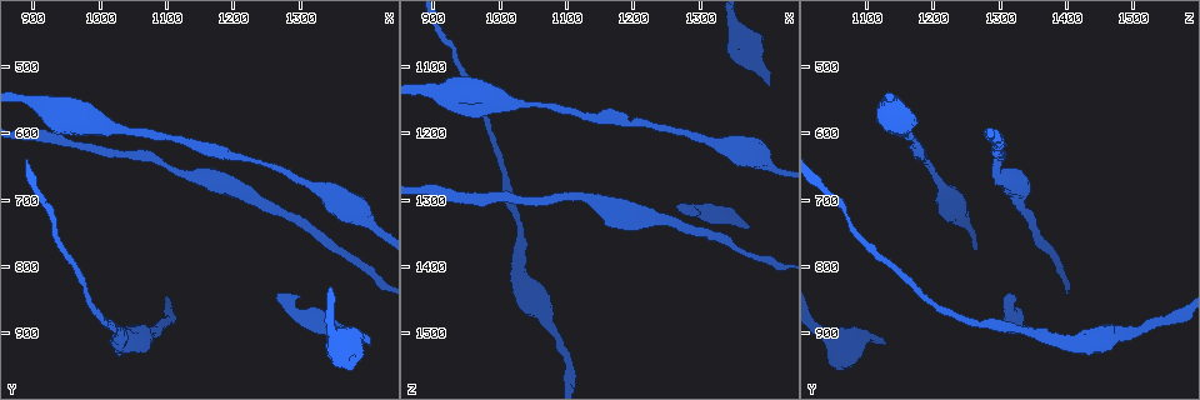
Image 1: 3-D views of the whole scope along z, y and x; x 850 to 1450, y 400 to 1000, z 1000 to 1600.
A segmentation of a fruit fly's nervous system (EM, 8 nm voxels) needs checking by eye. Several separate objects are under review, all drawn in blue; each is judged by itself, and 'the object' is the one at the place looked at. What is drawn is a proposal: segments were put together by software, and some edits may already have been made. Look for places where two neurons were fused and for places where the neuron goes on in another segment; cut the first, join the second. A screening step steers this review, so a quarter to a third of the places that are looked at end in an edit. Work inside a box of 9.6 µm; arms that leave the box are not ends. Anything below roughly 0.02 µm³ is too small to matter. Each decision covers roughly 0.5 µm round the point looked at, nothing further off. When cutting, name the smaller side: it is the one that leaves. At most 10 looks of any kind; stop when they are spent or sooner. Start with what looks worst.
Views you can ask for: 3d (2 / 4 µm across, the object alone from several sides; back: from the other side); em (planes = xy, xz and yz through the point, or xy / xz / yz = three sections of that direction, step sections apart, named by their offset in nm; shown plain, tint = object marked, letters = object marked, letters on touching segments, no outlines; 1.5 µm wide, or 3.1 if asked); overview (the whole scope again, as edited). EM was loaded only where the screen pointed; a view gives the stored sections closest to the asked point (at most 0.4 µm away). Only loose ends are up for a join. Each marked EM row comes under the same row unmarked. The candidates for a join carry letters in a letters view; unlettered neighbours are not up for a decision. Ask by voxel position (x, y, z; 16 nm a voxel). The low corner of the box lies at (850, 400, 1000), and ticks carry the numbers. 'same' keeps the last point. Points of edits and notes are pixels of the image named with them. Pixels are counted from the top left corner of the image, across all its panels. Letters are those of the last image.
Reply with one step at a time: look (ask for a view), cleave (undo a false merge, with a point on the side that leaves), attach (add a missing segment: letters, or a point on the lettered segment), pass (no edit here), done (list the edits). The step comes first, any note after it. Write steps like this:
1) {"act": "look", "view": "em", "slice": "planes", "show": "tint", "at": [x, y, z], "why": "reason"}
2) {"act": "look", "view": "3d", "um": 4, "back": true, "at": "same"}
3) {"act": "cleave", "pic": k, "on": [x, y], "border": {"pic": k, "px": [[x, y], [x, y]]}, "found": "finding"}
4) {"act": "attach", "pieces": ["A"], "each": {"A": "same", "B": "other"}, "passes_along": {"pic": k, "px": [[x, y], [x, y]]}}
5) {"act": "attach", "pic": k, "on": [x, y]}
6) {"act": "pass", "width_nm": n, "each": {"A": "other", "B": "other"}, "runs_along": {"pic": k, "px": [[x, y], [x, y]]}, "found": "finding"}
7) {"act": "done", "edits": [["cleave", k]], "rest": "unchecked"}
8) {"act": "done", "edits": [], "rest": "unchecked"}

{"act": "look", "view": "em", "slice": "xz", "step": 8, "show": "letters", "at": [1405, 915, 1125], "why": "branch stops here"}

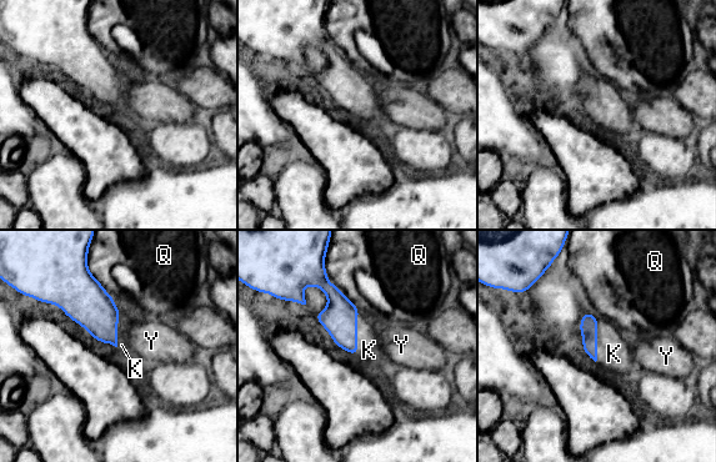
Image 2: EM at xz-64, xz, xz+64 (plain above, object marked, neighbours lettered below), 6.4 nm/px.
{"act": "attach", "pieces": ["K"], "each": {"K": "same", "Q": "other", "Y": "other"}, "found": "it goes on there"}

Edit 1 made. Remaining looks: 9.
{"act": "look", "view": "overview"}

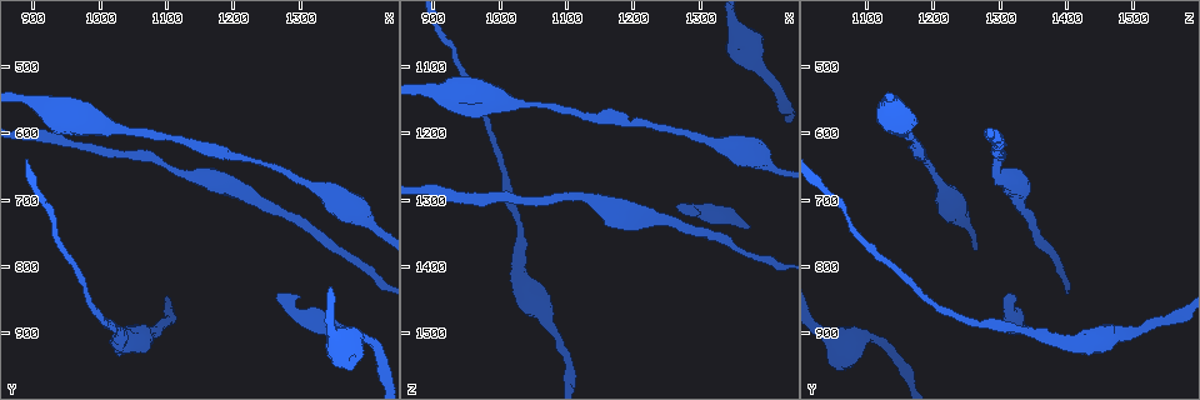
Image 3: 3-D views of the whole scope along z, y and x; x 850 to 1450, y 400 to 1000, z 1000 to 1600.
{"act": "look", "view": "em", "slice": "xy", "step": 4, "show": "tint", "at": [1205, 640, 1185]}

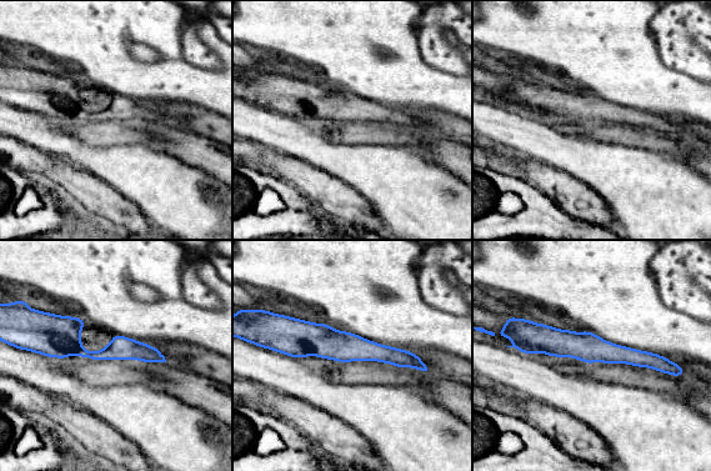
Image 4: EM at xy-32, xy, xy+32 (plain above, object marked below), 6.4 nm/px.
{"act": "look", "view": "em", "slice": "xy", "step": 4, "show": "letters", "at": "same"}

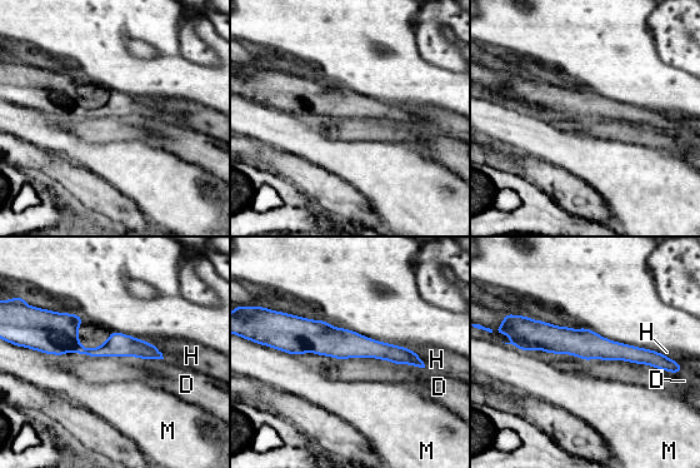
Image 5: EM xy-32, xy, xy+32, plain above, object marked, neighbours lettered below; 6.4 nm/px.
{"act": "pass", "each": {"D": "other", "H": "other", "M": "other"}, "found": "one neuron here"}

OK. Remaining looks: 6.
{"act": "look", "view": "3d", "um": 4, "back": true, "at": [1135, 670, 1300], "why": "calibre changes"}

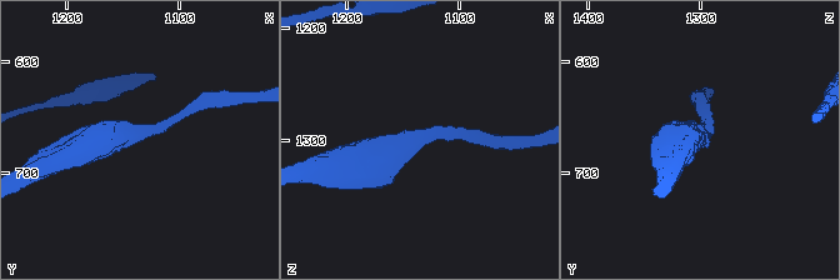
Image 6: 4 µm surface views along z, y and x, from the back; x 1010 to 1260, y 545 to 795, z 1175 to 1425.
{"act": "look", "view": "em", "slice": "planes", "show": "letters", "at": [1134, 666, 1298]}

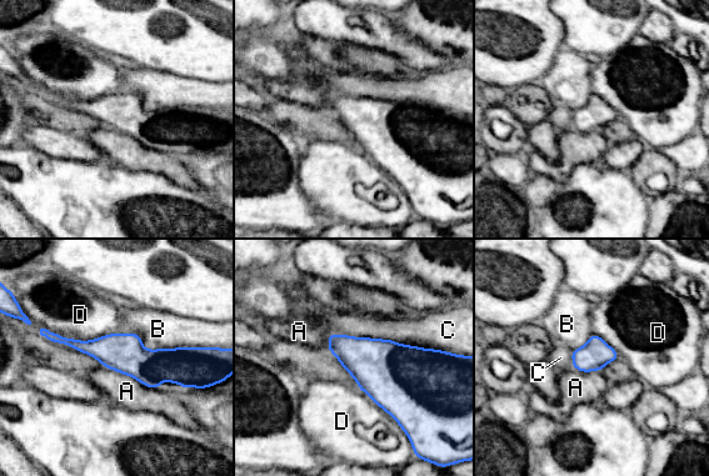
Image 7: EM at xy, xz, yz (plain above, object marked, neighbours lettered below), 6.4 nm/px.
{"act": "pass", "each": {"A": "other", "B": "other", "C": "other", "D": "other"}, "runs_along": {"pic": 7, "px": [[44, 332], [131, 359], [189, 352]]}, "found": "one neuron here"}

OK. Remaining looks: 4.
{"act": "look", "view": "em", "slice": "planes", "show": "tint", "at": [1060, 900, 1475], "why": "thick turns thin"}

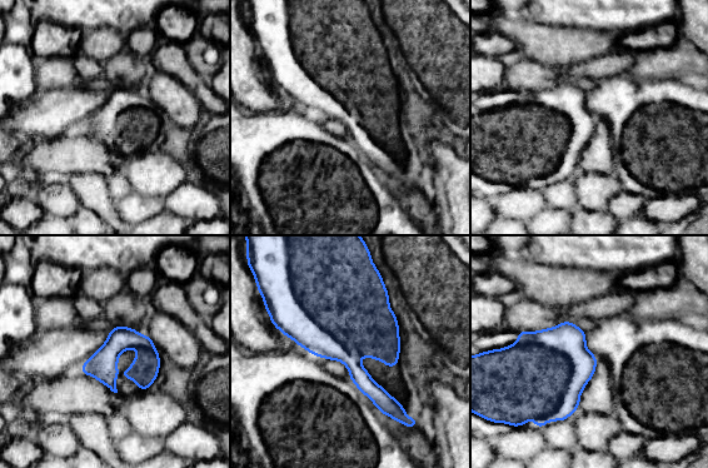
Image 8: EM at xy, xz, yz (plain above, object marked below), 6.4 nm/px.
{"act": "look", "view": "em", "slice": "planes", "show": "letters", "at": "same", "why": "what lies round it"}

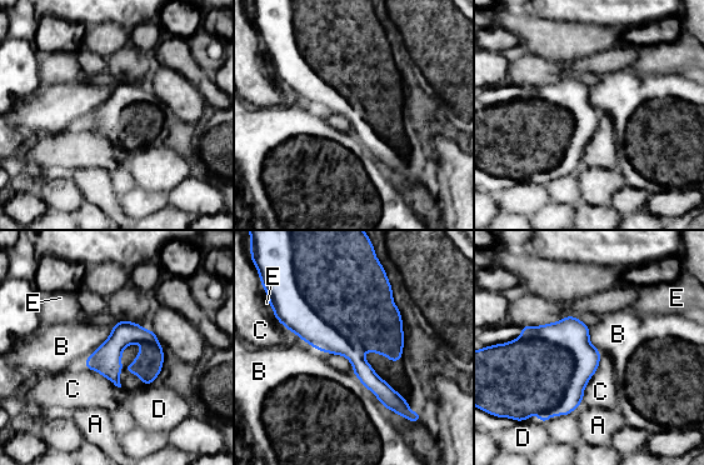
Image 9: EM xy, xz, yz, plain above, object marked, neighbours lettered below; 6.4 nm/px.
{"act": "pass", "each": {"A": "other", "B": "other", "C": "other", "D": "other", "E": "other"}, "border": {"pic": 9, "px": [[113, 325], [109, 336], [81, 365]]}, "found": "continuous, no second neuron"}

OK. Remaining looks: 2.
{"act": "done", "edits": [["attach", 2]], "rest": "unchecked"}

